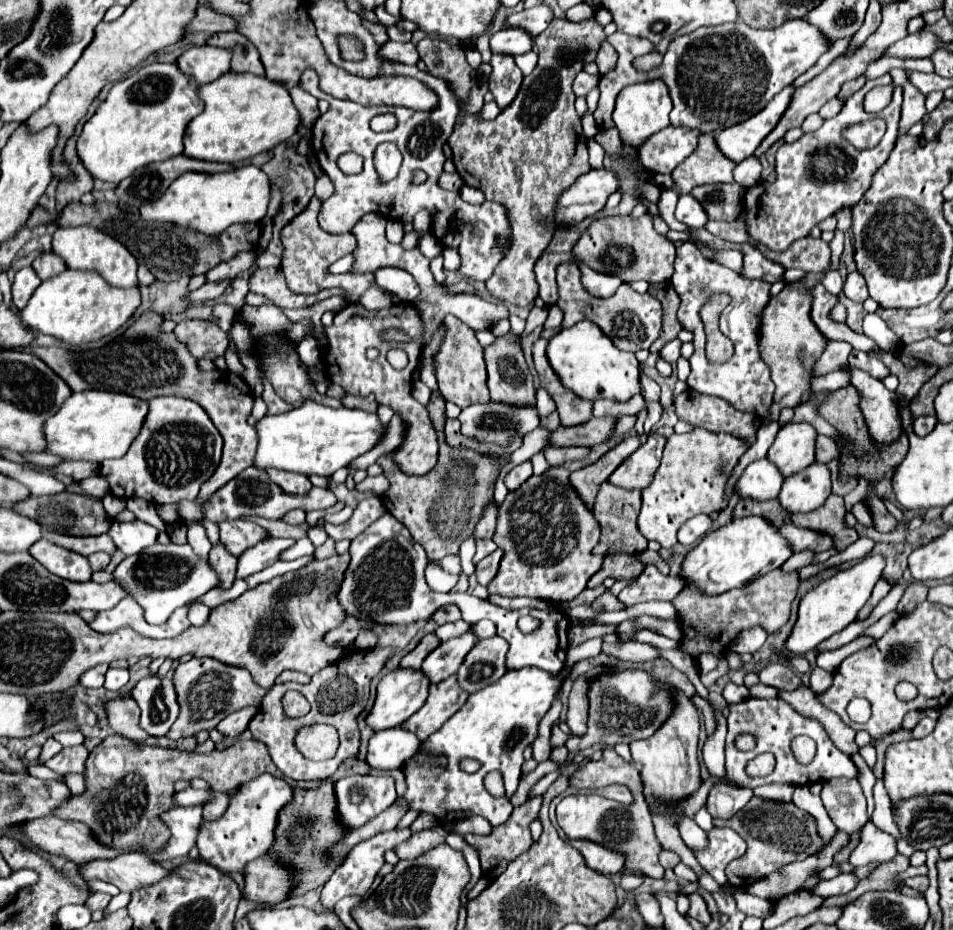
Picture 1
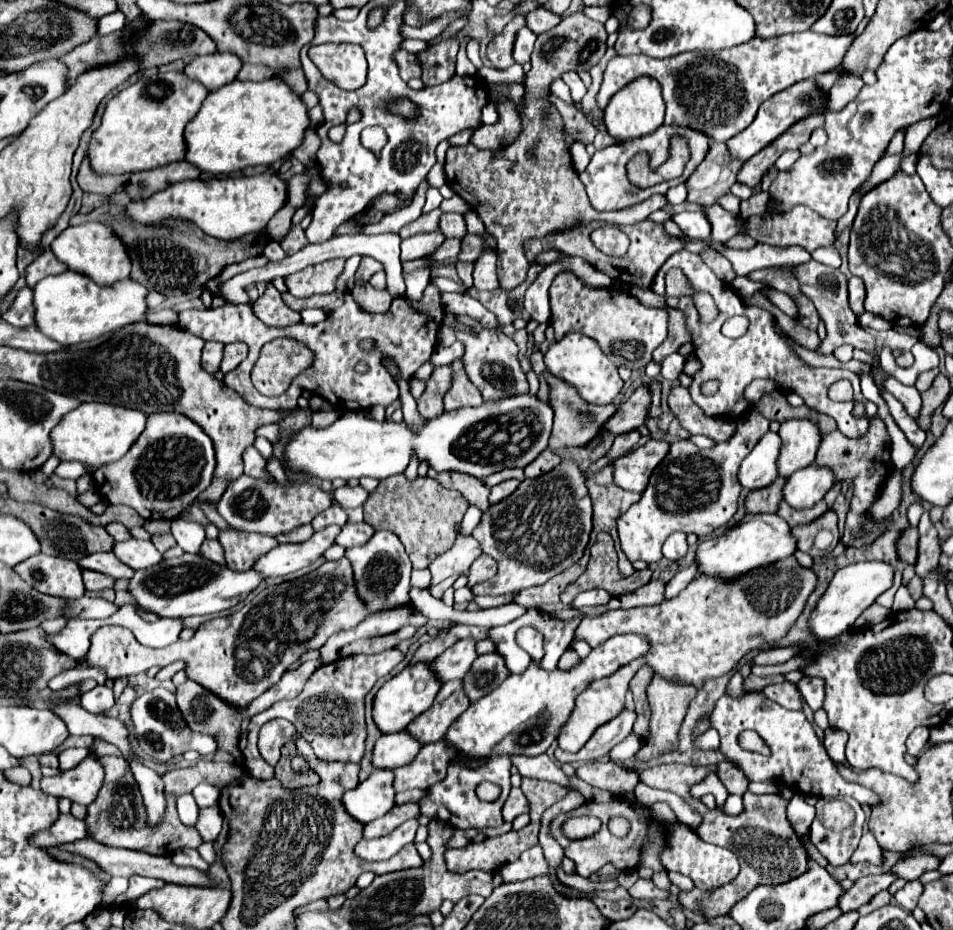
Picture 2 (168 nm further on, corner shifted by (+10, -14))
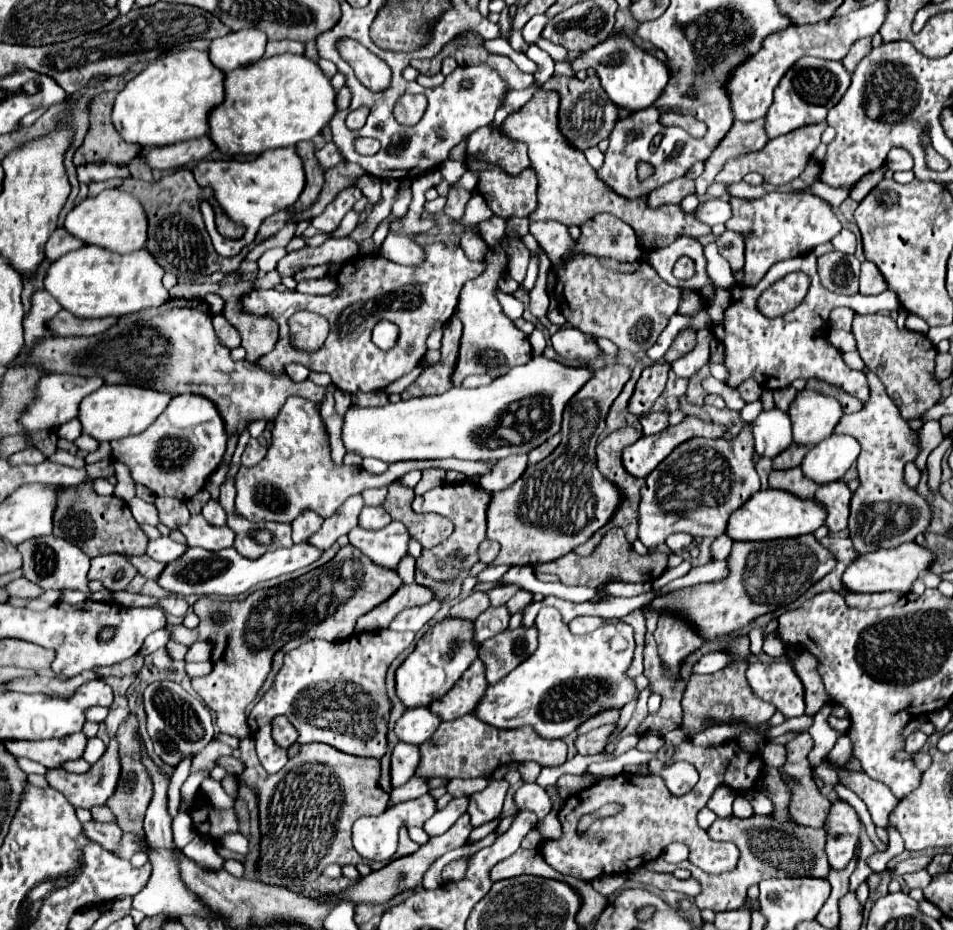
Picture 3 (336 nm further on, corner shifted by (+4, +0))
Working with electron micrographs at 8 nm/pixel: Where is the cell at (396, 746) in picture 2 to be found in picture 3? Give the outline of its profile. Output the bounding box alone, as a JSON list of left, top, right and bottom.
[395,707,441,745]

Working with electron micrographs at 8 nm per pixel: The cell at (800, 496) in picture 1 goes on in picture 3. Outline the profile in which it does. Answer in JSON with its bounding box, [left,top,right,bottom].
[801,435,859,483]

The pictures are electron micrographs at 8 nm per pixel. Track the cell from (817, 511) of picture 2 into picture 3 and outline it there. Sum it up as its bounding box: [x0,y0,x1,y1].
[769,467,817,499]

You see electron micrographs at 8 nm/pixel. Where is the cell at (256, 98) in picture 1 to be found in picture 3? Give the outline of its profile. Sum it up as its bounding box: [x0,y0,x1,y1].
[209,53,337,155]

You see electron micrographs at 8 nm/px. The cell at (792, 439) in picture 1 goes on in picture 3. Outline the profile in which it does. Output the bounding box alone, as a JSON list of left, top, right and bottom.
[789,391,843,445]

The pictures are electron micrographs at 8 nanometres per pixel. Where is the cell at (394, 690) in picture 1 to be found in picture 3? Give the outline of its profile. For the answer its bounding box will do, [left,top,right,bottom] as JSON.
[397,617,479,707]

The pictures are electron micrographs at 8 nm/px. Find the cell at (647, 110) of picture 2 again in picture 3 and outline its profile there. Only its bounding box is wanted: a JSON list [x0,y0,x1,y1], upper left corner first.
[567,31,669,111]

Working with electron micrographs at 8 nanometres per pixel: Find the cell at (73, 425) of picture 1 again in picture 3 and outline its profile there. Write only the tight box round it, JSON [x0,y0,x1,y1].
[79,385,171,441]

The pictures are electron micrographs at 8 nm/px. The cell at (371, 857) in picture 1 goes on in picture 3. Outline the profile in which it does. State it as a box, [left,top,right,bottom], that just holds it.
[353,795,437,861]

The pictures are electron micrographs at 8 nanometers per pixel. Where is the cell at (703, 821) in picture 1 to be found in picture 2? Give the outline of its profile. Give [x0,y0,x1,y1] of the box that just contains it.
[720,795,743,815]

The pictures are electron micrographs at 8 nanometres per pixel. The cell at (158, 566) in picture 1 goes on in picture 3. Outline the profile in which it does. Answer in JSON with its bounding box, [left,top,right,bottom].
[159,543,321,597]

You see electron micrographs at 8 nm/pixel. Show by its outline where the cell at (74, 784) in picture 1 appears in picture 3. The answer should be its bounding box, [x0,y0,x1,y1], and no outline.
[91,807,117,823]

